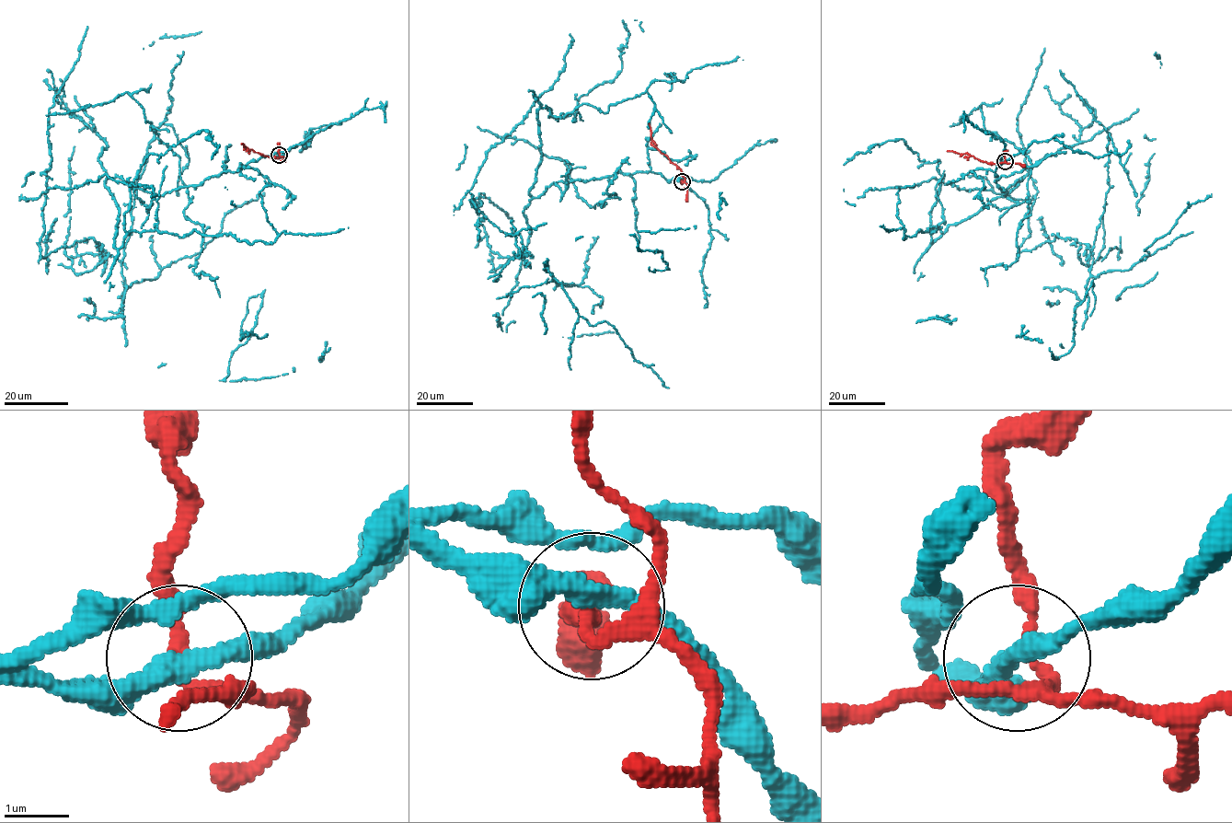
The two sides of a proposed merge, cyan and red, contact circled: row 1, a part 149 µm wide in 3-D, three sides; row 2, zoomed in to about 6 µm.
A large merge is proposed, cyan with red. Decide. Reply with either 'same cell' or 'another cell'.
another cell

